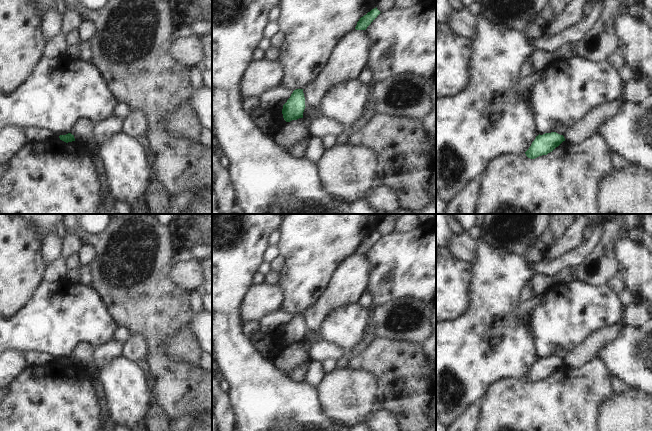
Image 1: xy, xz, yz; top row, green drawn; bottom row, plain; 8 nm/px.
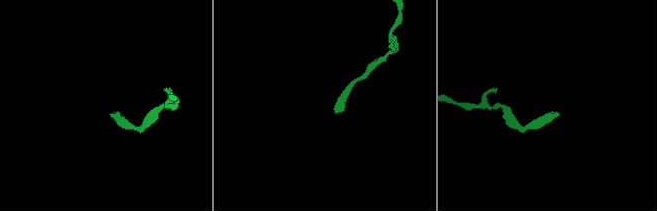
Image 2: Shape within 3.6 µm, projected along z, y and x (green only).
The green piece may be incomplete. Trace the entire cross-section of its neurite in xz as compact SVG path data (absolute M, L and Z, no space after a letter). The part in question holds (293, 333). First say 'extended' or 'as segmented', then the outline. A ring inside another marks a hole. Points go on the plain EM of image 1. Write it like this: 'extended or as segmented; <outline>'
as segmented; M296 313L291 318L290 322L283 329L282 338L286 346L303 342L305 333L305 321L303 313Z

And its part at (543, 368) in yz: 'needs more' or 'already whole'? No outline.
already whole

